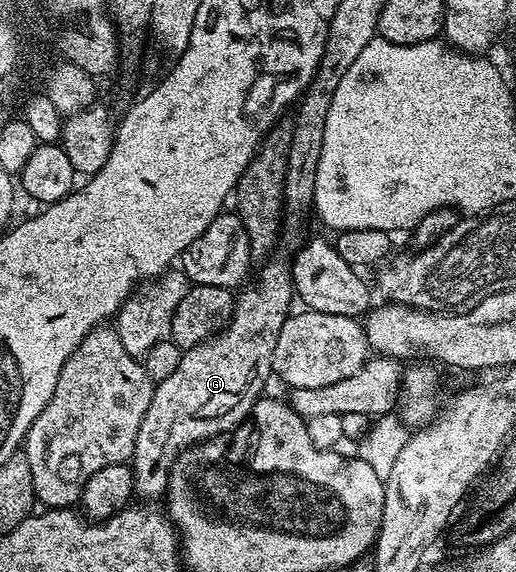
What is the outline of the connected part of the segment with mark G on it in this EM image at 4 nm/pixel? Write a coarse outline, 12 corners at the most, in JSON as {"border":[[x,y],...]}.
{"border":[[271,258],[225,328],[155,383],[136,432],[134,496],[179,456],[233,433],[272,376],[296,297]]}

